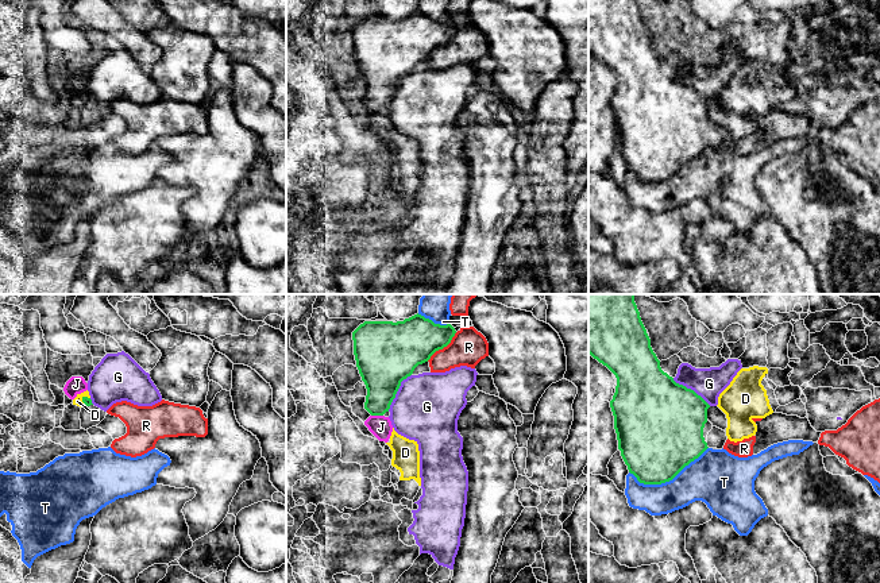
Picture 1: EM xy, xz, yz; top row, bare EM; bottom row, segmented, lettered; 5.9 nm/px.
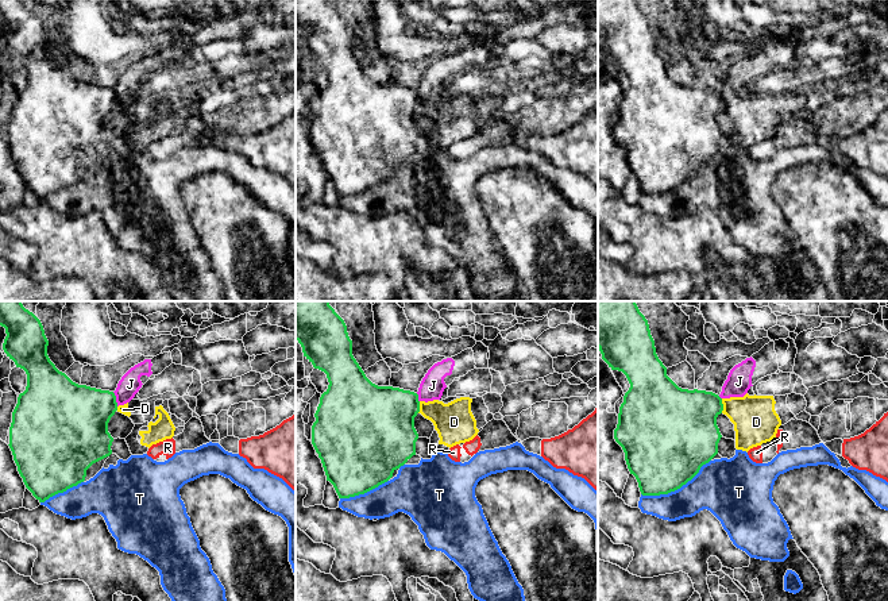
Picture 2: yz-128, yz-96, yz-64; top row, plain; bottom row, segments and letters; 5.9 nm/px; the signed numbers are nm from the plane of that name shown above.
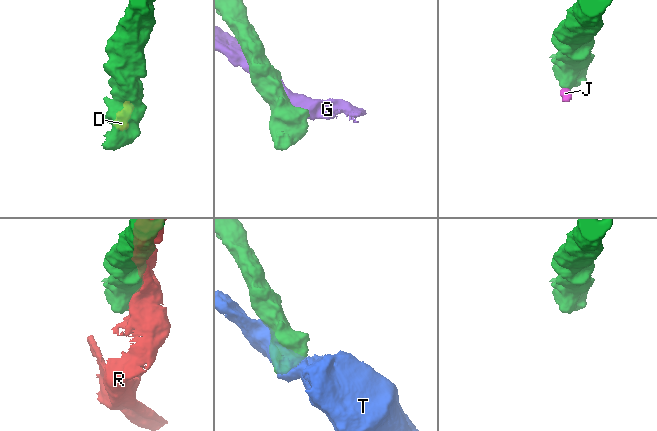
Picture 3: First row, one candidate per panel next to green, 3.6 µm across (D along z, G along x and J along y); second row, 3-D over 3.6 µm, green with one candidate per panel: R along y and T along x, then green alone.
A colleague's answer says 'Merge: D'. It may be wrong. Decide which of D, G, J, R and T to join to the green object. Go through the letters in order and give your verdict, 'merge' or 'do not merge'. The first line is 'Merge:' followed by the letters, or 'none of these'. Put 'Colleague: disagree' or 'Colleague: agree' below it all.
Merge: none of these
D: do not merge
G: do not merge
J: do not merge
R: do not merge
T: do not merge
Colleague: disagree

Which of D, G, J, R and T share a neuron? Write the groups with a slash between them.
D J / G / R / T

